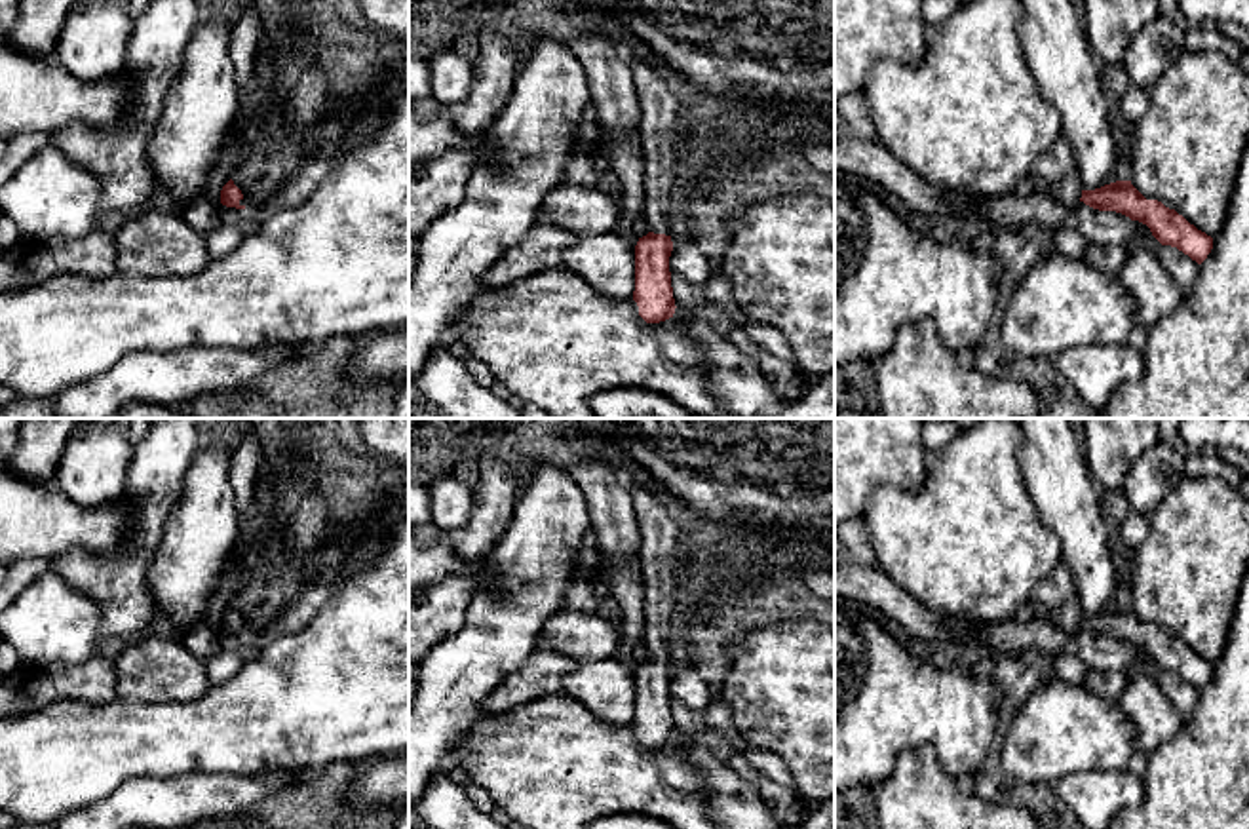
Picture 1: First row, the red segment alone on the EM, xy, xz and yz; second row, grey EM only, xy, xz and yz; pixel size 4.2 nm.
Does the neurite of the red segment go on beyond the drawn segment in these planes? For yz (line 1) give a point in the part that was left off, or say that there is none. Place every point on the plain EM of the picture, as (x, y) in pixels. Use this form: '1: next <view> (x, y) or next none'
1: next none

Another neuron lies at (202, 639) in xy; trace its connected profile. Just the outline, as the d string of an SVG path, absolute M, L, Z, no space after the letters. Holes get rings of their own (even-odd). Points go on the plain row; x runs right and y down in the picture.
M205 622L196 624L183 637L183 645L202 662L211 660L222 650L219 633Z

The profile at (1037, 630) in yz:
M1028 610L1004 622L987 622L975 633L968 633L962 624L949 626L951 639L958 652L977 650L1000 654L1019 654L1036 648L1047 656L1074 654L1093 671L1141 671L1156 679L1165 696L1179 709L1184 723L1190 721L1200 690L1171 671L1162 671L1152 660L1139 662L1129 643L1116 637L1099 637L1084 627L1074 633L1063 629L1053 614Z

